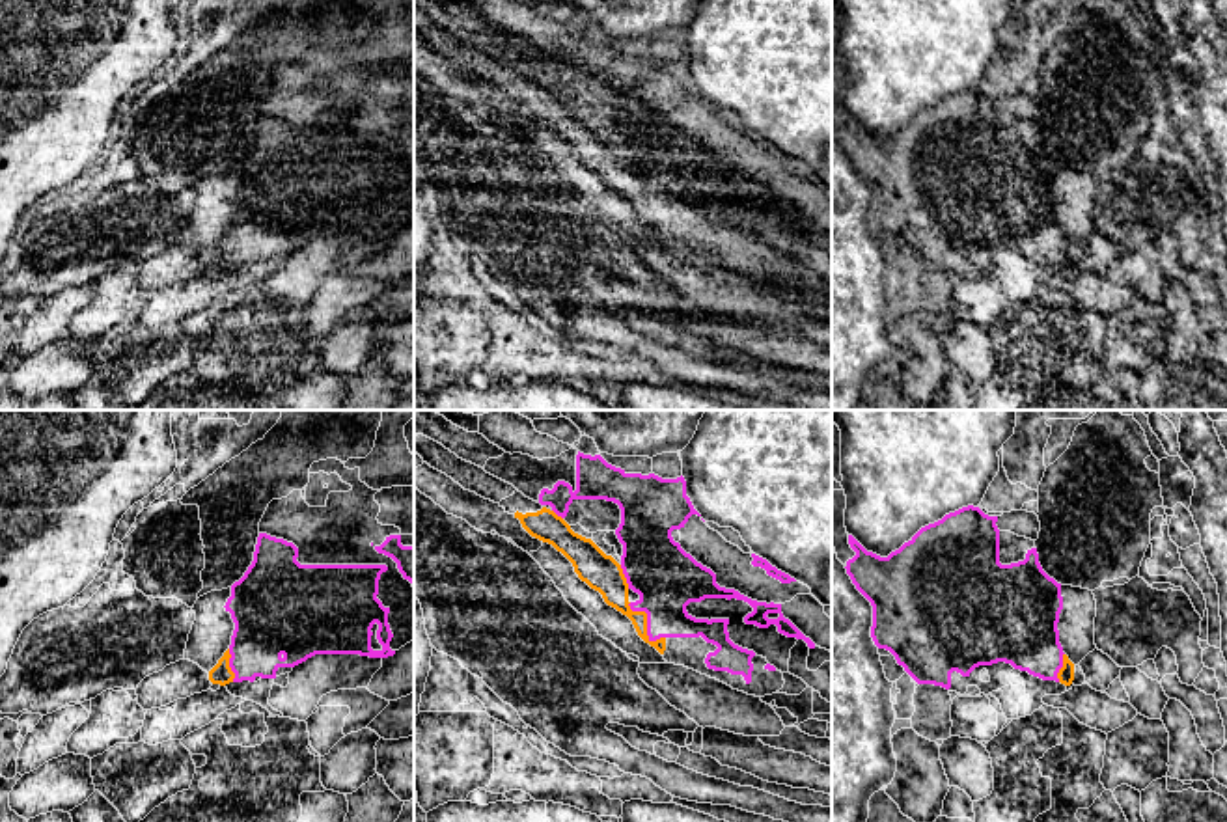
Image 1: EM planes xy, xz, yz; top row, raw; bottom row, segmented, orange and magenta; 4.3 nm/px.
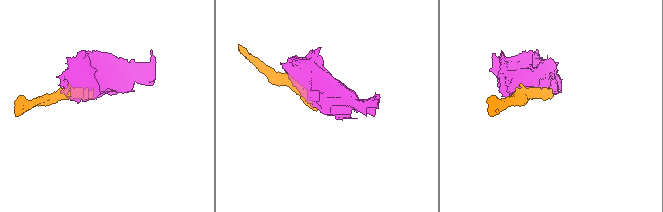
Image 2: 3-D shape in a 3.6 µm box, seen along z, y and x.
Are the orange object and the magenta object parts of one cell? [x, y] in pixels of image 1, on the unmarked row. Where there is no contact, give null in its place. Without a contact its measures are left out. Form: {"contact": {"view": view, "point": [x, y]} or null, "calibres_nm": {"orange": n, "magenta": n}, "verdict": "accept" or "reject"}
{"contact": {"view": "xz", "point": [646, 205]}, "calibres_nm": {"orange": 140, "magenta": 280}, "verdict": "accept"}

